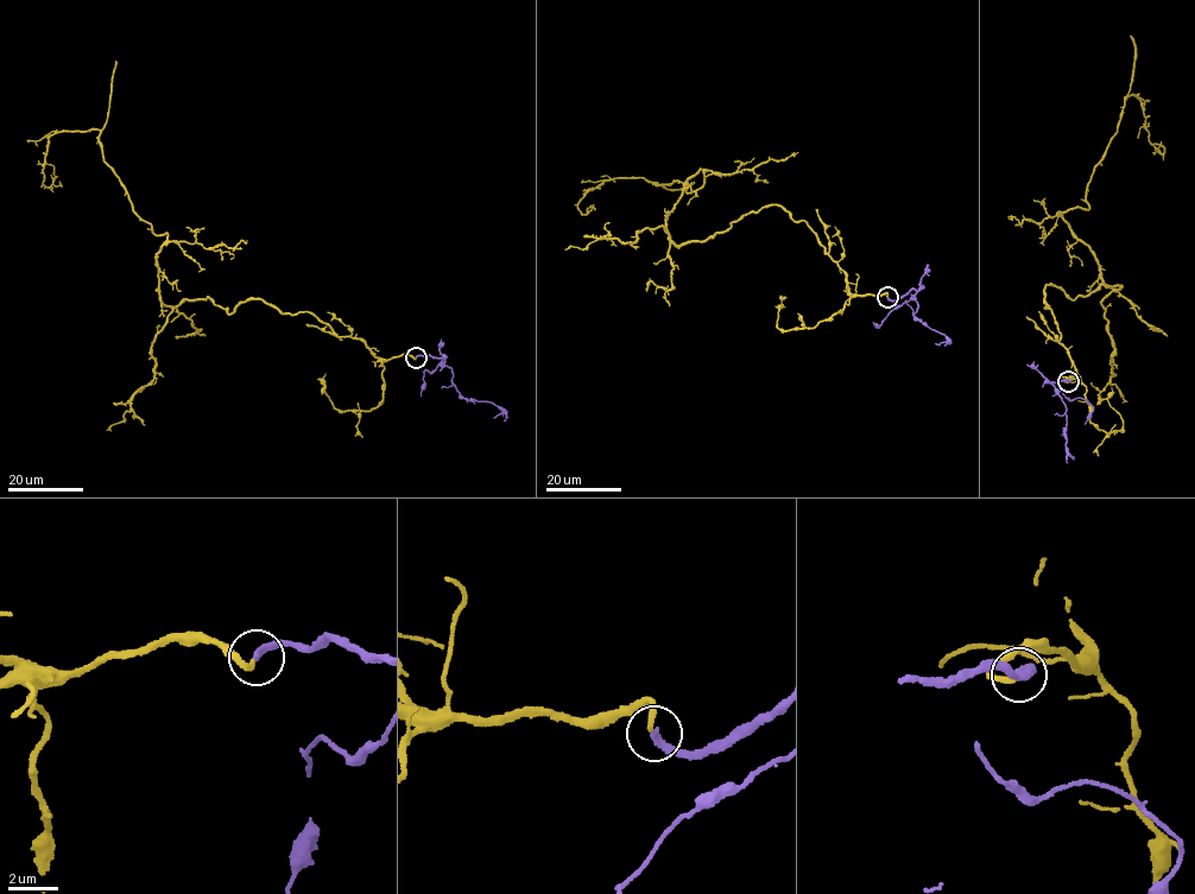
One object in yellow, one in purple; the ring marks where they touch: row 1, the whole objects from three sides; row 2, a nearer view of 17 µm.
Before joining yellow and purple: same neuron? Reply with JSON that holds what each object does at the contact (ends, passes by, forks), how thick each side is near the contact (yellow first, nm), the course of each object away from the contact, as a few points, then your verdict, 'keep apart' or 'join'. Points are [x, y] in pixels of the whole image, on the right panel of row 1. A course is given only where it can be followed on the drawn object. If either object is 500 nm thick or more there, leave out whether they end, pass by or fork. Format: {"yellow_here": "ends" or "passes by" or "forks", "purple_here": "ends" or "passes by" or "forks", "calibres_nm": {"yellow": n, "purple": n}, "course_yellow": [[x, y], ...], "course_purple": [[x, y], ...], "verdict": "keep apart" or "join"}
{"yellow_here": "ends", "purple_here": "ends", "calibres_nm": {"yellow": 220, "purple": 280}, "course_yellow": [[1068, 381], [1045, 285], [1119, 286], [1060, 215], [1088, 208], [1125, 97], [1155, 148]], "course_purple": [[1068, 381], [1051, 382], [1066, 406], [1064, 445], [1073, 460]], "verdict": "join"}

